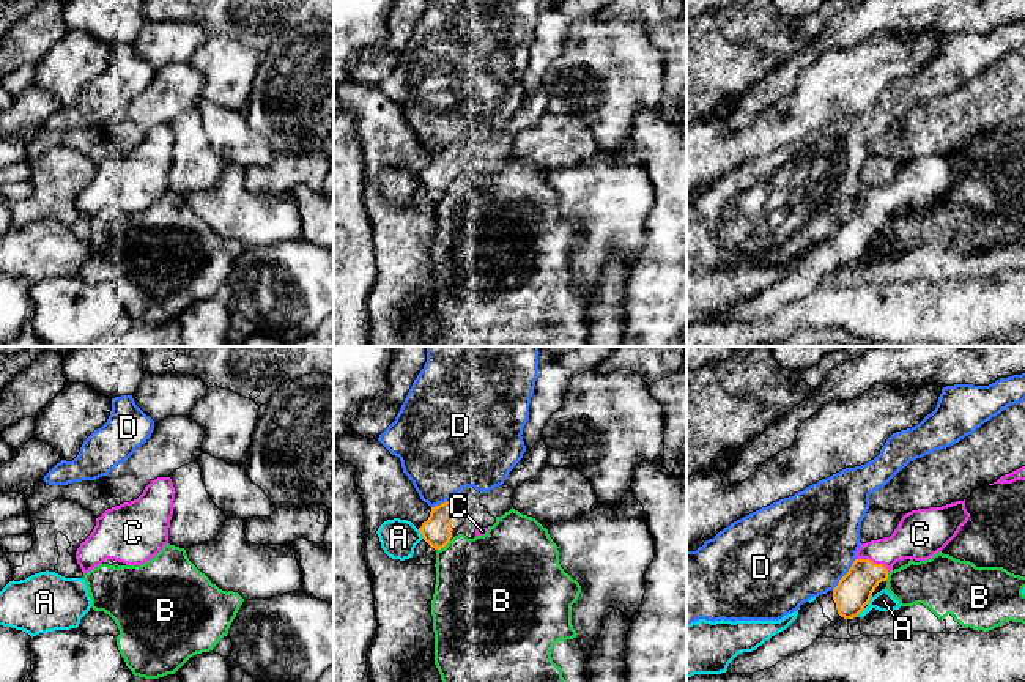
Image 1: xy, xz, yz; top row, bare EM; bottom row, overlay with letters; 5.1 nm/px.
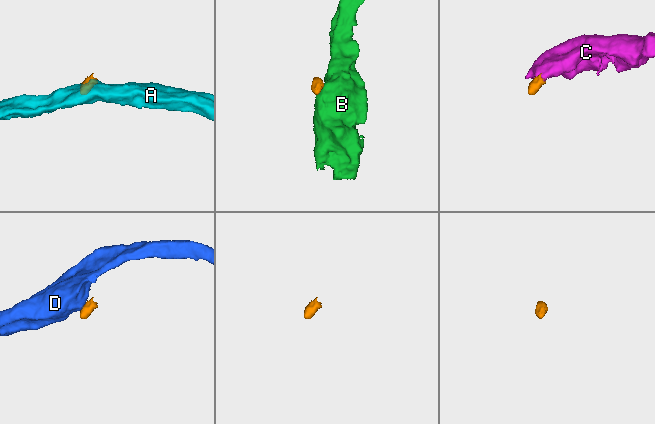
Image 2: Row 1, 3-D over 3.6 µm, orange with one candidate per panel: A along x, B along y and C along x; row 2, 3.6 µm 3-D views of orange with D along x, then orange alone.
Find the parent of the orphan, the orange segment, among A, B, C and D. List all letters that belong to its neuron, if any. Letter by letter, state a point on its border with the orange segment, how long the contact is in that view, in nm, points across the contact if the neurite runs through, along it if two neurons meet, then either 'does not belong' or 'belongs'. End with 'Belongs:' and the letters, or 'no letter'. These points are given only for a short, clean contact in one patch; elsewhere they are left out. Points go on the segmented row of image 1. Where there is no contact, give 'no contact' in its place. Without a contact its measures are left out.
A: xz (421, 533) | 60 nm | along xz (418, 530), (424, 537) | does not belong
B: xz (443, 547) | 90 nm | along xz (451, 541), (436, 550) | does not belong
C: yz (871, 561) | 190 nm | across yz (854, 591), (871, 561), (913, 537) | belongs
D: yz (844, 575) | 200 nm | along yz (855, 559), (832, 589) | does not belong
Belongs: C

